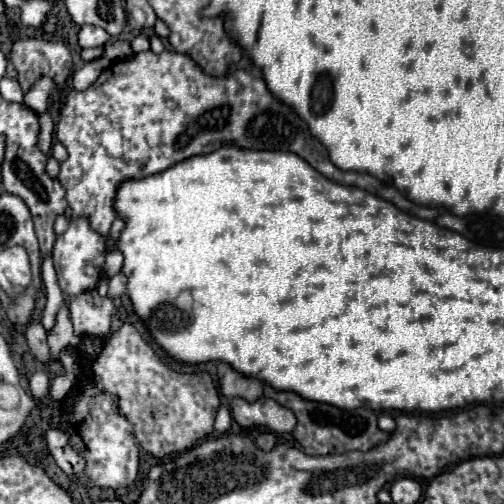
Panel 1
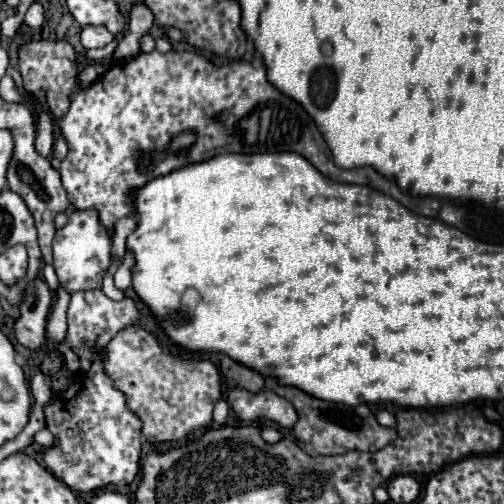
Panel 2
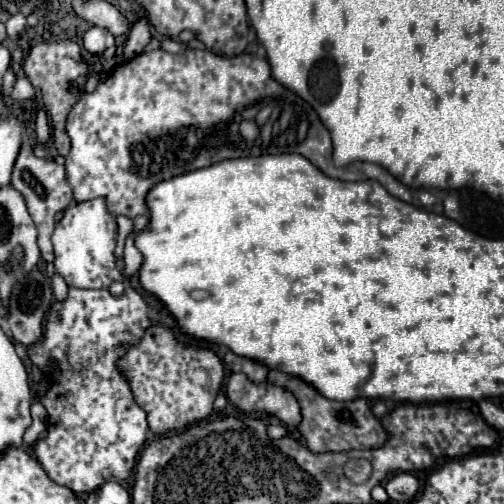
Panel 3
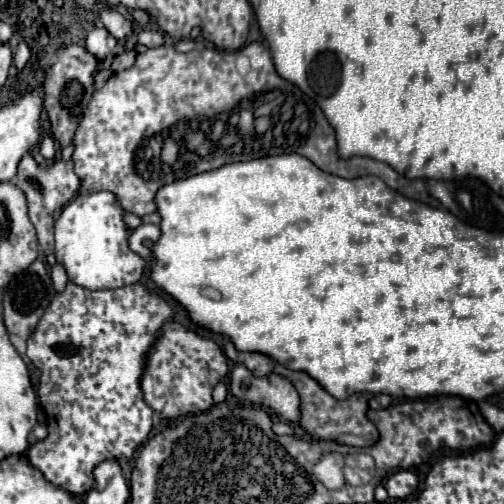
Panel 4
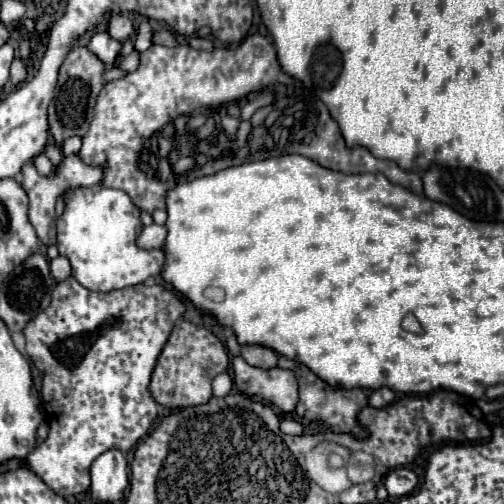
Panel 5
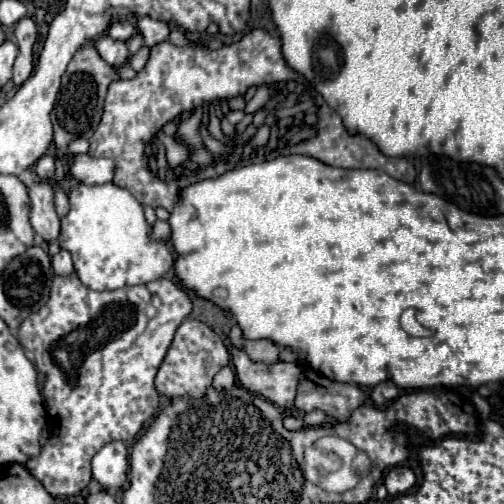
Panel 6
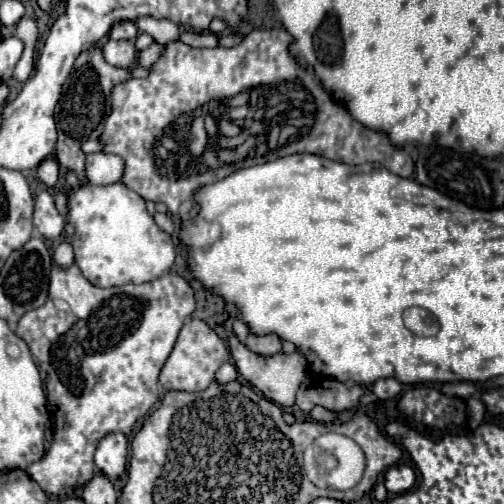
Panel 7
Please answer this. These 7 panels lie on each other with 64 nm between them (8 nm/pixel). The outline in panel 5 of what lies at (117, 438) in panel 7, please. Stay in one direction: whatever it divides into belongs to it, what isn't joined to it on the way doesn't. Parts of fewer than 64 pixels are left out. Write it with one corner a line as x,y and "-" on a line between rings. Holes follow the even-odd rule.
106,450
92,462
92,498
120,500
128,486
128,460
122,450

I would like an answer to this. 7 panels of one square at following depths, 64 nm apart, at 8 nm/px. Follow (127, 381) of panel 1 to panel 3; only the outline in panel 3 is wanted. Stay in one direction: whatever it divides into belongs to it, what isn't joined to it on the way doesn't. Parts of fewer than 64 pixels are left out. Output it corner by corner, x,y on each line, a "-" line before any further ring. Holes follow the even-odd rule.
156,324
148,328
148,336
128,354
132,354
132,358
124,356
120,366
128,372
136,402
148,412
152,432
180,430
192,424
192,420
204,420
212,414
216,392
224,380
224,364
212,348
190,344
174,330
-
172,366
178,368
172,370

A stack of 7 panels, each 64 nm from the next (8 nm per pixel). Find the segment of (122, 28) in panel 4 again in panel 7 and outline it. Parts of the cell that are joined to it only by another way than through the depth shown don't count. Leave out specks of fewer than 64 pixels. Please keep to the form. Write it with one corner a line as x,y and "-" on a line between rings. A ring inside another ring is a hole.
118,22
110,30
112,40
132,40
134,42
136,36
138,36
138,28
134,22

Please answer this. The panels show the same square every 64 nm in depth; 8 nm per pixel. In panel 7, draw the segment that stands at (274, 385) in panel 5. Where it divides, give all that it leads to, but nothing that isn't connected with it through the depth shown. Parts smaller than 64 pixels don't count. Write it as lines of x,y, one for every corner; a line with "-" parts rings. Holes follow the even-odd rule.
230,334
228,338
228,348
230,348
230,354
232,354
232,360
238,368
238,372
242,374
242,378
258,388
268,400
276,402
278,406
284,406
284,408
290,408
294,406
294,398
296,398
296,392
300,388
300,384
304,382
306,378
306,356
300,354
298,350
292,352
292,354
286,354
286,352
276,352
272,356
262,356
262,354
256,354
252,352
248,346
244,346
244,342
240,342
236,338
236,334

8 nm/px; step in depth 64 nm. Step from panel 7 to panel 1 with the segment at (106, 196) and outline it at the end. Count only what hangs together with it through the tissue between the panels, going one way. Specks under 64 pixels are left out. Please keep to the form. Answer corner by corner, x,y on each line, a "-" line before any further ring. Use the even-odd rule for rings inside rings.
72,216
68,230
56,236
52,260
54,260
54,268
56,268
58,282
60,282
64,296
78,296
80,292
86,292
98,286
102,268
106,262
106,238
98,234
96,230
92,230
90,218

